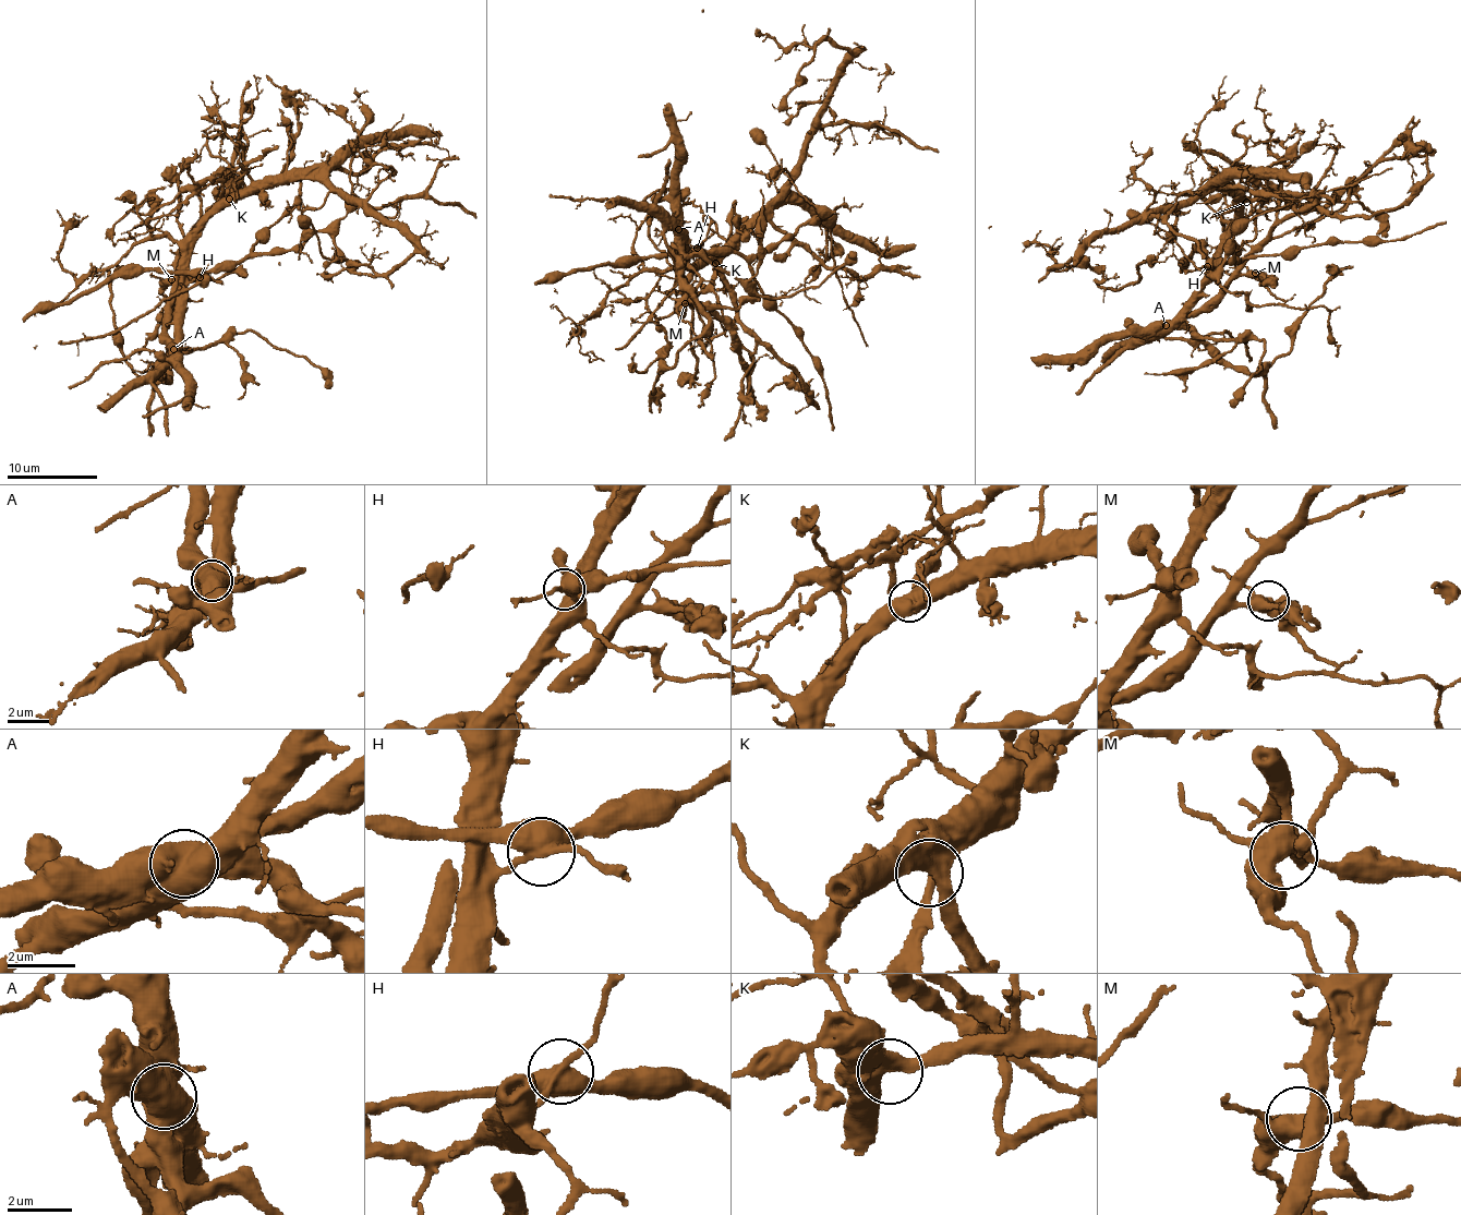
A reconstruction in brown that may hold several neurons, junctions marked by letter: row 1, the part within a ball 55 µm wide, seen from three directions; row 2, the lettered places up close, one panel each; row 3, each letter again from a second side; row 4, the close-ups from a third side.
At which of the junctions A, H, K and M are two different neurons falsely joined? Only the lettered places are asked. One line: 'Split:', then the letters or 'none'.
Split: A, H

